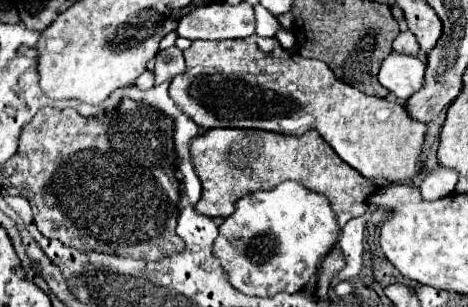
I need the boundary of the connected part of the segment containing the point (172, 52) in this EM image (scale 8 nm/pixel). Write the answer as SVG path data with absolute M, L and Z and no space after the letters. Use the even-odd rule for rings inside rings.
M169 47L165 51L159 51L155 57L155 85L161 85L163 81L171 81L173 77L181 75L185 71L183 53L177 47Z

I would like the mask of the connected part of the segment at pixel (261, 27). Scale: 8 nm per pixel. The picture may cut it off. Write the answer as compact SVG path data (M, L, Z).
M257 4L254 6L256 29L255 32L263 38L274 37L277 31L282 28L280 23L277 21L268 10L262 5Z

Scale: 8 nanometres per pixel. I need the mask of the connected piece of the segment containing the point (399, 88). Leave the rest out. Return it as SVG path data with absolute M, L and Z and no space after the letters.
M391 53L379 69L379 83L397 95L397 101L405 105L405 101L421 89L423 85L425 65L411 55Z

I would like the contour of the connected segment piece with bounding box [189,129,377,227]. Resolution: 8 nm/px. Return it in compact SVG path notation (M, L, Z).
M209 129L191 141L189 151L195 163L195 173L203 185L195 211L207 217L225 219L233 213L237 199L255 191L273 189L283 181L297 181L327 197L339 227L345 227L349 219L365 213L369 197L377 191L371 181L361 173L355 173L355 169L351 169L341 157L335 157L333 149L315 131L295 137L259 129Z

